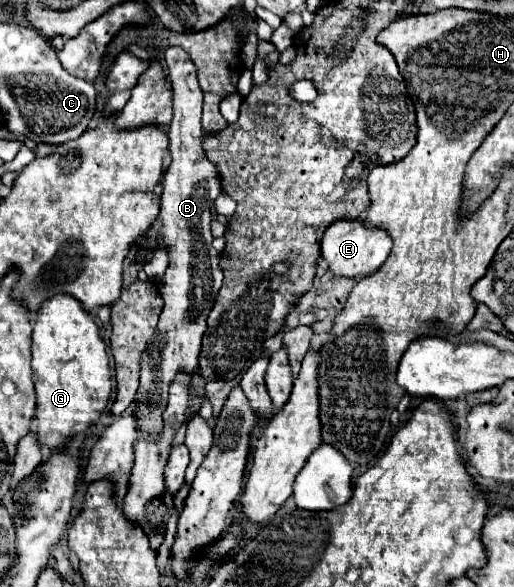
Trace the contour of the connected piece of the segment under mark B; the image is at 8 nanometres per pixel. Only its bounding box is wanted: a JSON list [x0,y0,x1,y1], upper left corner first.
[133,47,223,435]

